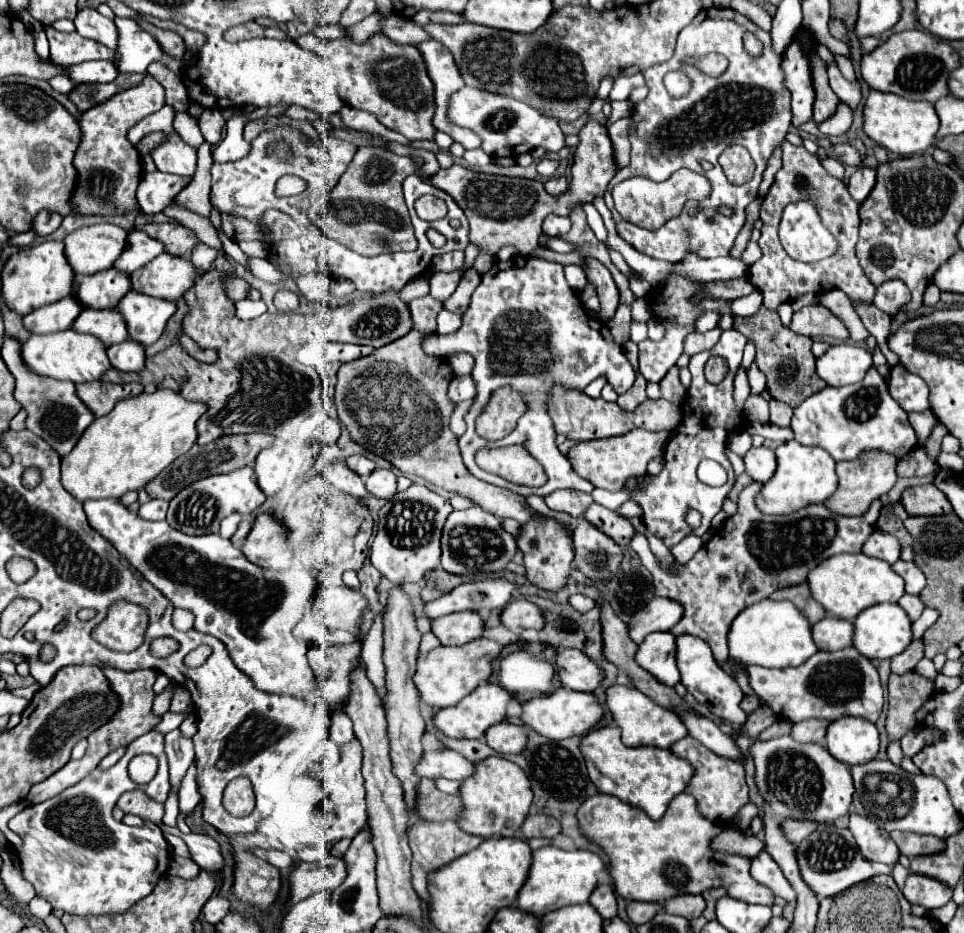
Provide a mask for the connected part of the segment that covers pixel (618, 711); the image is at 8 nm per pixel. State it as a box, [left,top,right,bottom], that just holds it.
[607,686,687,748]

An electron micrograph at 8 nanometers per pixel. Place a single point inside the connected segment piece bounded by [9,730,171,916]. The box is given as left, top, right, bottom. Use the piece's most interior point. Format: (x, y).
(75, 853)

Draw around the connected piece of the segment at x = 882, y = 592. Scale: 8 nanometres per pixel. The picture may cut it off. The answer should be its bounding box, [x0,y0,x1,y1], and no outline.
[807,554,905,620]

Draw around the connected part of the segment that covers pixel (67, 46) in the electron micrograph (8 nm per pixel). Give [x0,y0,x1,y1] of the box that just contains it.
[43,26,115,64]

